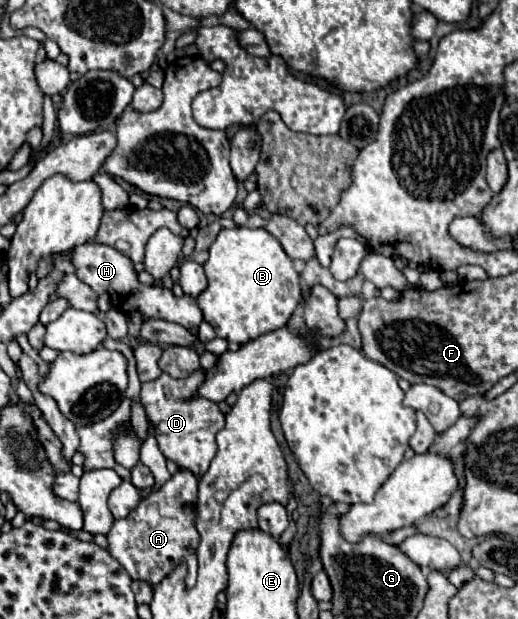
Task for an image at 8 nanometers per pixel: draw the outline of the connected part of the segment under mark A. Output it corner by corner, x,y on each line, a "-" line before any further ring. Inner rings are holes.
177,472
171,476
159,490
153,490
149,496
141,498
139,506
131,510
131,514
125,520
115,520
111,526
111,532
107,534
109,542
109,554
129,572
133,580
145,582
151,588
157,588
165,576
169,576
179,564
187,564
187,576
185,586
193,588
197,580
197,556
195,548
199,546
199,532
195,528
195,510
197,510
197,484
199,480
191,472

